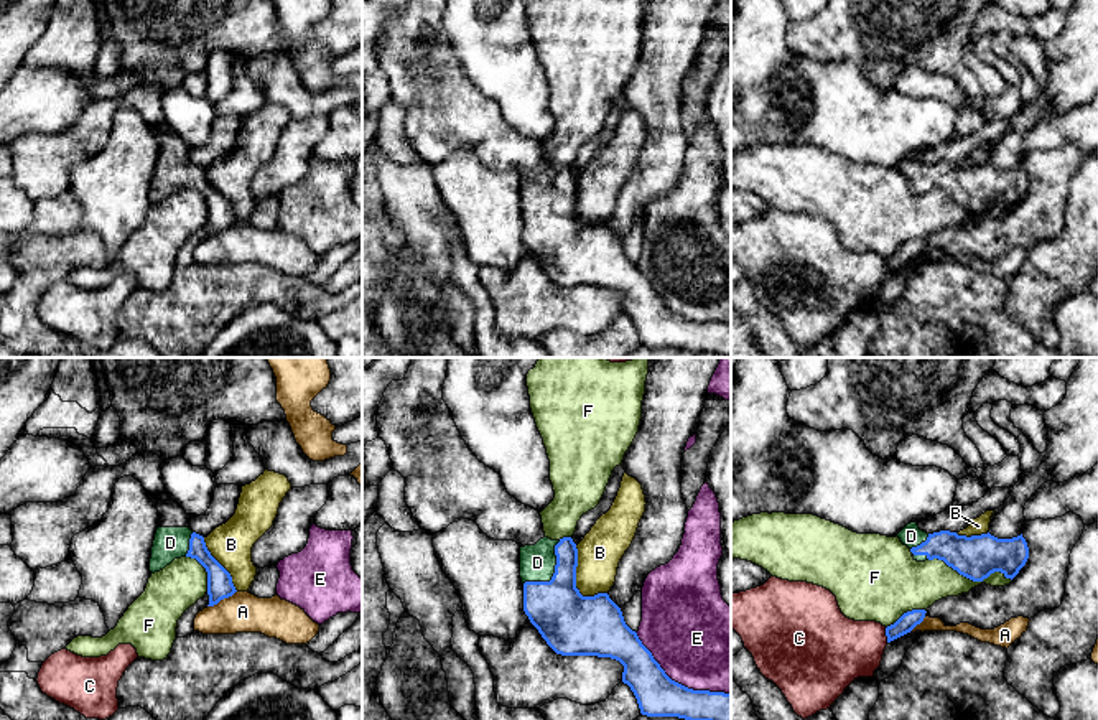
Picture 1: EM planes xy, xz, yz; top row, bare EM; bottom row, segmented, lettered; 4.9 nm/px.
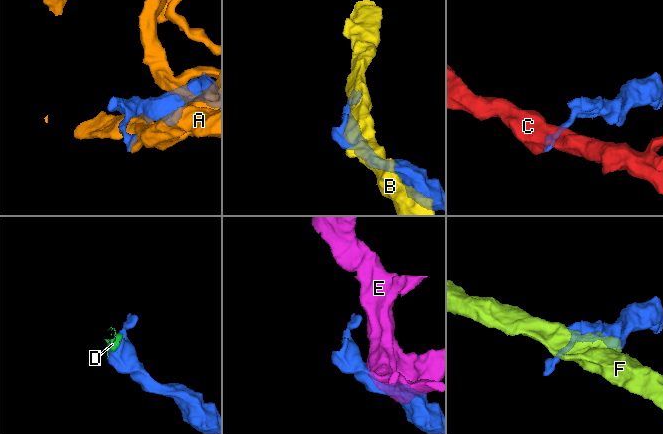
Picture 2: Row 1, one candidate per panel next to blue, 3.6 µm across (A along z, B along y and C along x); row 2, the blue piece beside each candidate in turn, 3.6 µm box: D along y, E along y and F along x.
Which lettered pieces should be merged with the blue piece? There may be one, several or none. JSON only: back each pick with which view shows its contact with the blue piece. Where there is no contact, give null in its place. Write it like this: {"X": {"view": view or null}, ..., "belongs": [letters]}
{"D": {"view": "xz"}, "belongs": ["D"]}

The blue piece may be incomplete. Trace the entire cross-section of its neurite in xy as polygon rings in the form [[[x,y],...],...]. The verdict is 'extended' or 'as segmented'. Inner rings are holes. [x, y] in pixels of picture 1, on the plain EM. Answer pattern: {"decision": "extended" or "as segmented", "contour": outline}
{"decision": "extended", "contour": [[[156,130],[156,140],[160,152],[151,178],[150,203],[163,201],[174,189],[191,188],[207,203],[207,237],[232,227],[237,221],[230,204],[211,186],[204,168],[189,160],[191,147],[173,130]]]}

